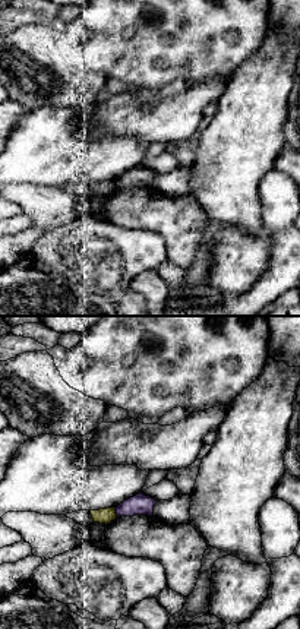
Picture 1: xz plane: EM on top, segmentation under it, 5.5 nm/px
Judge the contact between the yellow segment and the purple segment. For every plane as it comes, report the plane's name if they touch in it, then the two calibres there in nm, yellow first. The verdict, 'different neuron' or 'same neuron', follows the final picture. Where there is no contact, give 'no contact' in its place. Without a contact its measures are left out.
meets yellow in xz; 80 nm thick on the yellow side, 110 nm on the other

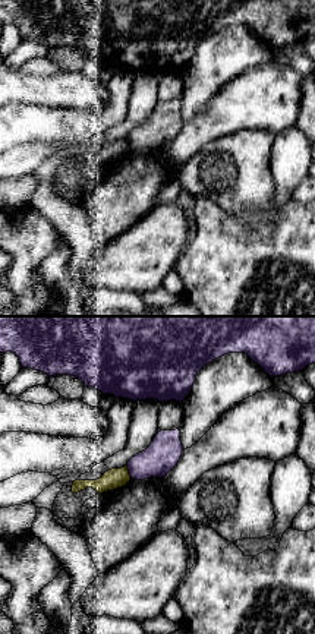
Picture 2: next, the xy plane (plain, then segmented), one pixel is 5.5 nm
meets yellow in xy; 110 nm thick on the yellow side, 180 nm on the other

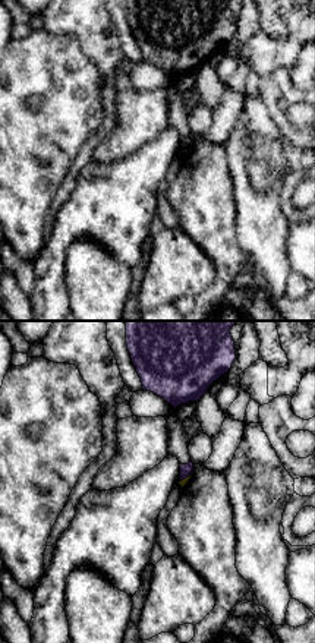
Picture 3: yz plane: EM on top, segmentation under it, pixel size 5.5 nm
meets yellow in yz; 40 nm thick on the yellow side, 60 nm on the other

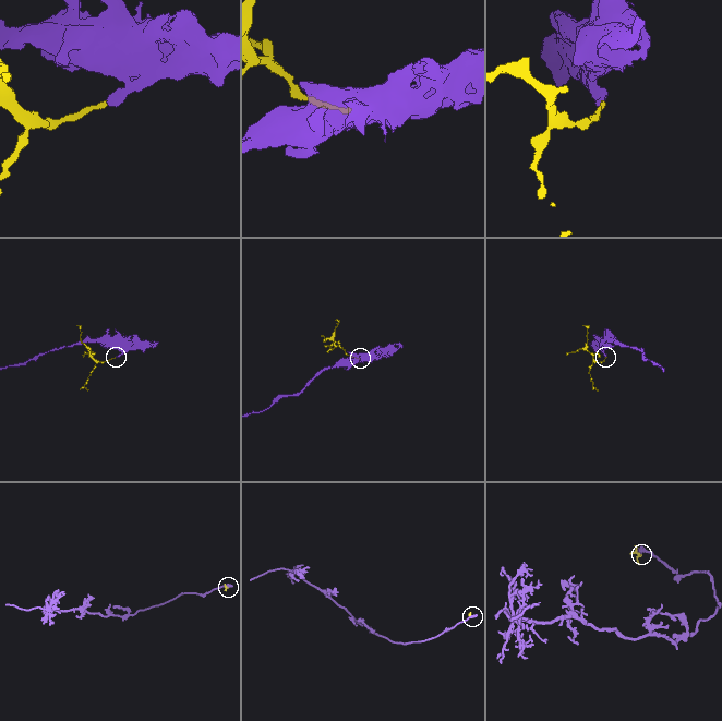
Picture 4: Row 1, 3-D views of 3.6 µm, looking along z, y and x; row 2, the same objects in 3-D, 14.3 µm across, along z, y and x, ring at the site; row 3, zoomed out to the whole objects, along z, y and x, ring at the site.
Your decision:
different neuron

